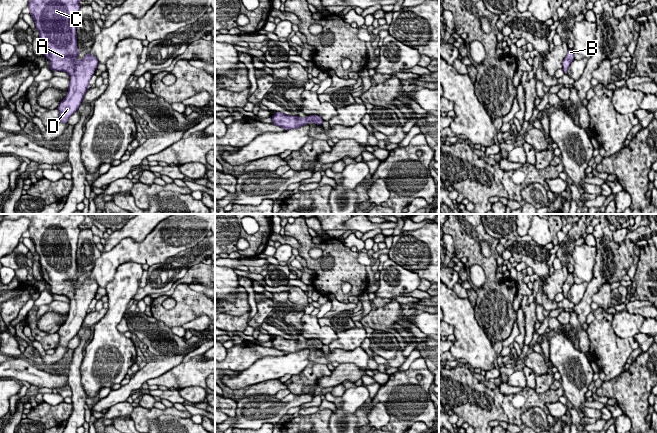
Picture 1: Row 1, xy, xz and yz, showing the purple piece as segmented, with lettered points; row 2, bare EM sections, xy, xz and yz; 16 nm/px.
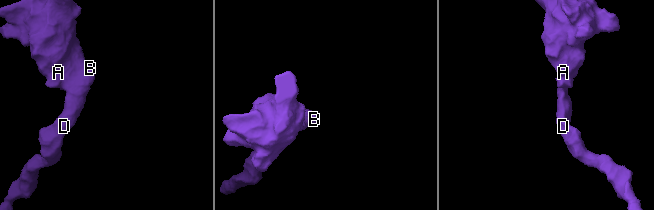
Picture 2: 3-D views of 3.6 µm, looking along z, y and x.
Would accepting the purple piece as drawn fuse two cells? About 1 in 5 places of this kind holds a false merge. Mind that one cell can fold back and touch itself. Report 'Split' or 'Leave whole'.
Leave whole

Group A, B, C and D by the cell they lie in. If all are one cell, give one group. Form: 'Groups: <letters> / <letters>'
Groups: A B C D

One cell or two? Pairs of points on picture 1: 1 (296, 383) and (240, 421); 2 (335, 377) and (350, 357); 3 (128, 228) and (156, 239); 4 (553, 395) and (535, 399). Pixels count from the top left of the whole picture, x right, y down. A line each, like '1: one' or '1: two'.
1: two
2: two
3: two
4: one

